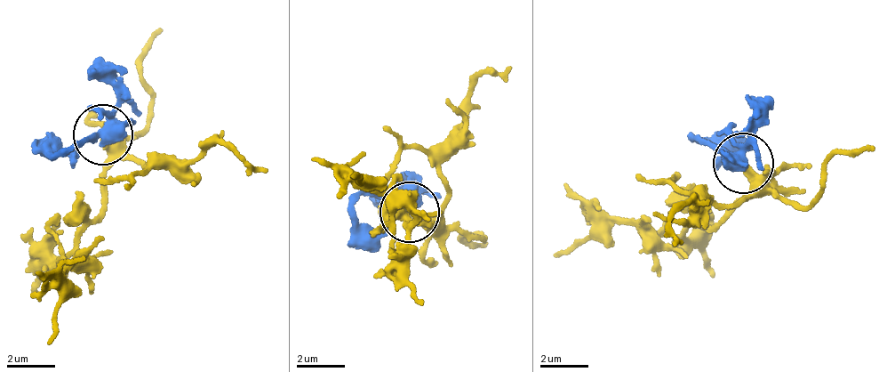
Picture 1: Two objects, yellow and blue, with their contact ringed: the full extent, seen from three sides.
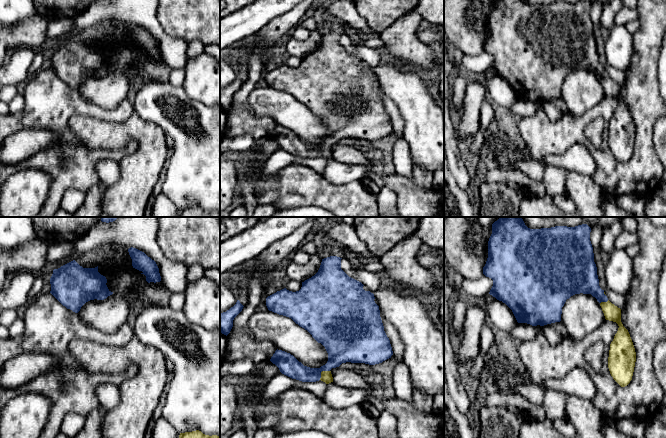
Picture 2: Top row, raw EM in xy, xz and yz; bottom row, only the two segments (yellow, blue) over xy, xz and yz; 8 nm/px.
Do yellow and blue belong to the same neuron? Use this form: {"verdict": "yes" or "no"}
{"verdict": "yes"}

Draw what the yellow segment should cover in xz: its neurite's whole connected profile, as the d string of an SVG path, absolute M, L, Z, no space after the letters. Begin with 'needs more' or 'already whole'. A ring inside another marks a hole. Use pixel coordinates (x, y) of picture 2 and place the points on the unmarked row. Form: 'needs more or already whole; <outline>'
needs more; M337 32L322 35L318 48L302 58L299 67L292 68L284 64L266 74L269 87L291 94L321 119L328 129L325 141L320 144L310 144L304 142L290 129L277 125L270 137L282 150L292 155L302 158L321 156L329 160L333 158L330 146L342 139L375 141L393 131L390 116L384 107L379 82L374 77L374 70L365 67L361 58L349 53L341 45L341 35Z

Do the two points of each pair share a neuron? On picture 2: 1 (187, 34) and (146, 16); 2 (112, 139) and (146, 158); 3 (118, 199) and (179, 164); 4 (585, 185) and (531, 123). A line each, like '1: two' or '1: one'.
1: two
2: one
3: two
4: two

